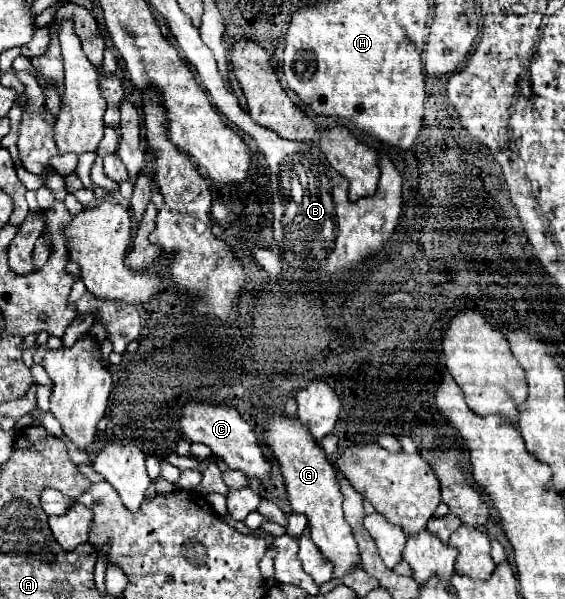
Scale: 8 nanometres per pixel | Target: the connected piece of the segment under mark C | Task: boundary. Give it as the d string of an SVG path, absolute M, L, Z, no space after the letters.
M190 402L184 406L180 416L180 432L190 444L206 444L212 454L222 458L232 470L244 472L248 478L266 480L270 476L270 462L262 456L260 444L252 428L242 420L236 408L226 404L208 404L208 402Z

